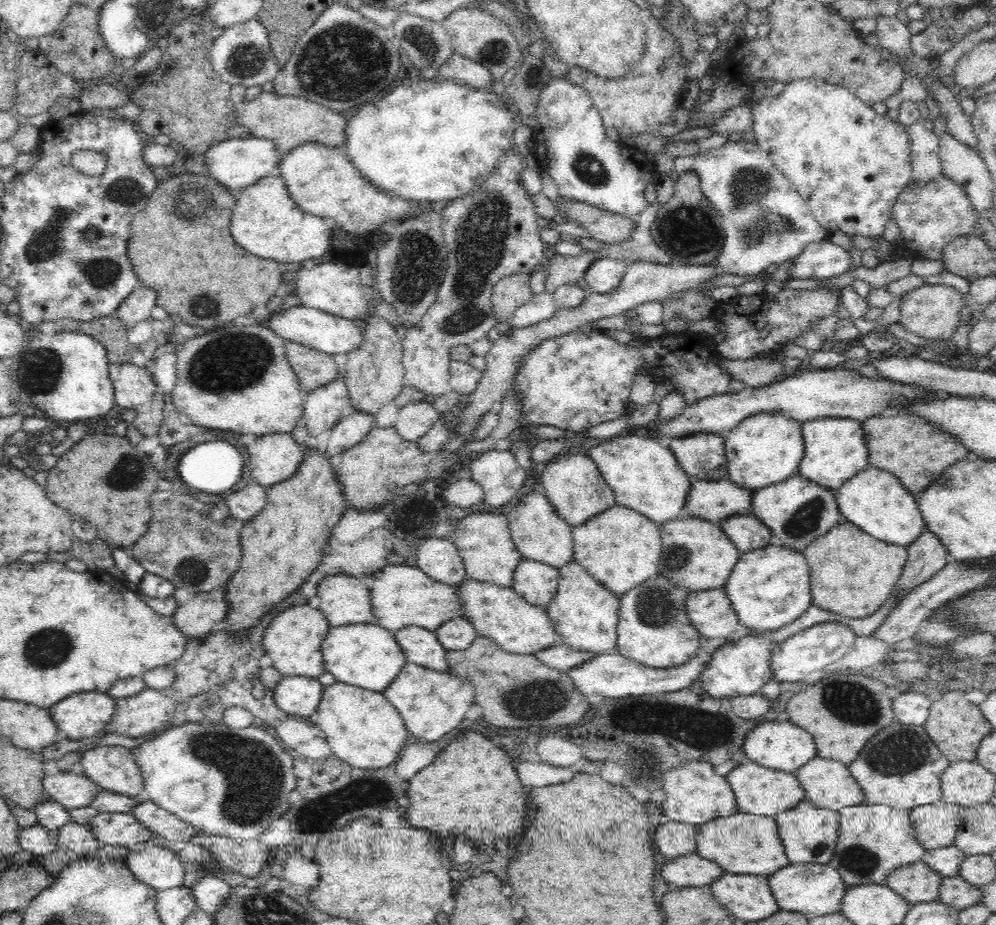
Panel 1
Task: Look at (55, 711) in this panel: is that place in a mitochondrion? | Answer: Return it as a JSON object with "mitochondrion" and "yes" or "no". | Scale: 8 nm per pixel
{"mitochondrion":"no"}

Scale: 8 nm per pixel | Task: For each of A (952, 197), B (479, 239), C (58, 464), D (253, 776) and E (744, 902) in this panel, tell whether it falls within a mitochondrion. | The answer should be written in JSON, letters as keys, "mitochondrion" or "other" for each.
{"A":"other","B":"mitochondrion","C":"other","D":"mitochondrion","E":"other"}

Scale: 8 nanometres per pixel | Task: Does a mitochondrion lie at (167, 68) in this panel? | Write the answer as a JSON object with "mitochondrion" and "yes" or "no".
{"mitochondrion":"no"}

